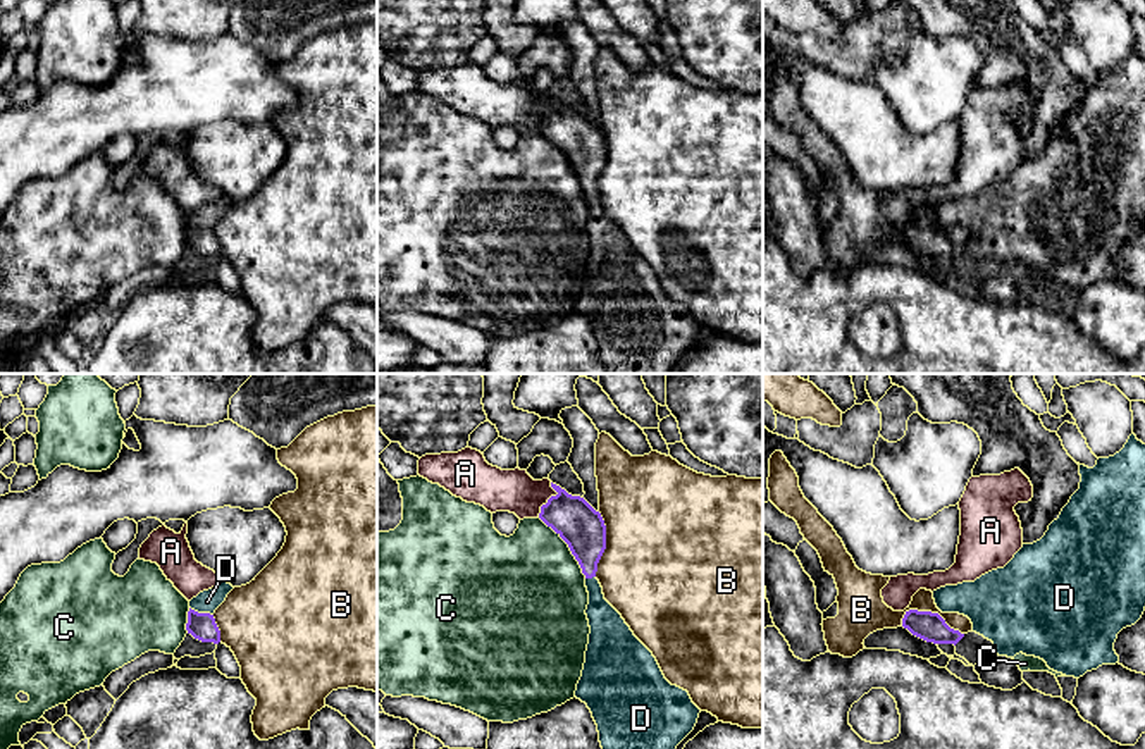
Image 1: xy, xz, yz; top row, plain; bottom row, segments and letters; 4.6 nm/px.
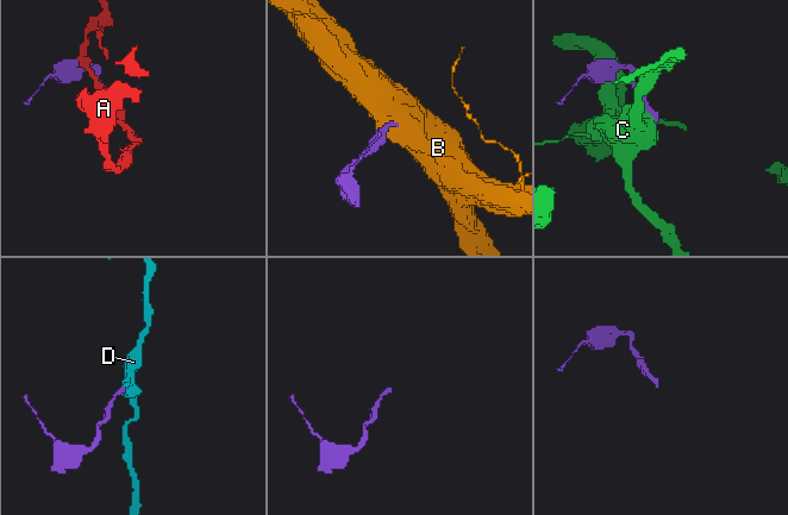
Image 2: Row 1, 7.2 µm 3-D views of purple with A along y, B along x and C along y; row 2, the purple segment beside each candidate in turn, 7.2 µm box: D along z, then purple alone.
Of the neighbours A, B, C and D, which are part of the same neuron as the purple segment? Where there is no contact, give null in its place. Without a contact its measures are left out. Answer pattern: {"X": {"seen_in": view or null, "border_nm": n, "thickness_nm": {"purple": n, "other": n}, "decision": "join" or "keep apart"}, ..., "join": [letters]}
{"A": {"seen_in": "xz", "border_nm": 180, "thickness_nm": {"purple": 200, "other": 200}, "decision": "keep apart"}, "B": {"seen_in": "yz", "border_nm": 300, "thickness_nm": {"purple": 140, "other": 140}, "decision": "keep apart"}, "C": {"seen_in": "xz", "border_nm": 360, "thickness_nm": {"purple": 200, "other": 480}, "decision": "keep apart"}, "D": {"seen_in": "xy", "border_nm": 120, "thickness_nm": {"purple": 130, "other": 110}, "decision": "join"}, "join": ["D"]}

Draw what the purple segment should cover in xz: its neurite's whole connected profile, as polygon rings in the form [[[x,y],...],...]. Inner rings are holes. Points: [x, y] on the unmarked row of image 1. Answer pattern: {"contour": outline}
{"contour": [[[553,96],[551,102],[558,108],[541,121],[539,133],[568,158],[585,189],[589,207],[585,229],[591,248],[575,312],[591,324],[606,374],[668,374],[694,344],[701,324],[687,305],[665,293],[653,267],[604,214],[603,201],[596,193],[597,177],[606,164],[606,139],[601,127],[584,112],[572,110]]]}

